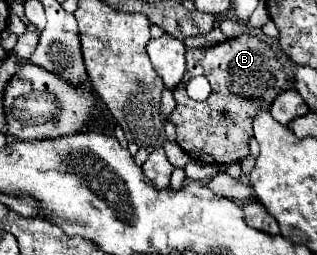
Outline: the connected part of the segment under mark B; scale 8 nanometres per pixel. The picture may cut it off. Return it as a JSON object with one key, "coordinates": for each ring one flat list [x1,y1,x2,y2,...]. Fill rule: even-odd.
{"coordinates":[[251,31,207,49,187,49,187,73,173,91,177,105,169,115,169,121,177,129,177,145,201,163,229,165,241,161,249,155,255,113,261,107,269,107,273,97,287,87,287,73,275,57,273,47],[195,75,203,75,213,87,213,93,203,103,189,99,185,91,185,83]]}

